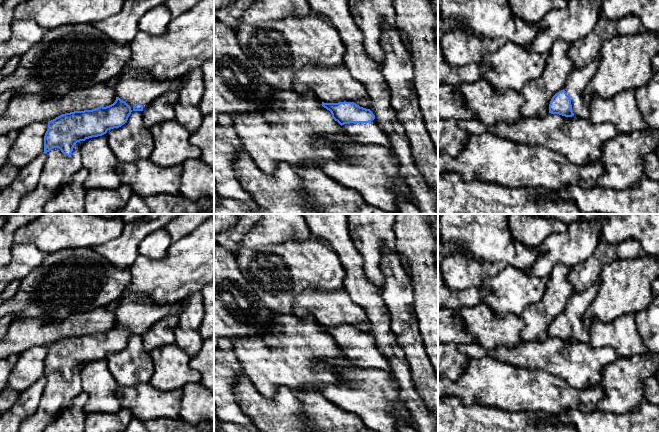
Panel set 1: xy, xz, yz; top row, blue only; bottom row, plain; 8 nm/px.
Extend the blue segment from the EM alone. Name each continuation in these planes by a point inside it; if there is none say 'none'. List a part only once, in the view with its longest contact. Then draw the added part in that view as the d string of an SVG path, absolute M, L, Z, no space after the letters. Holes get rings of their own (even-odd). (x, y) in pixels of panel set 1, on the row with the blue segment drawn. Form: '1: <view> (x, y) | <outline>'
1: xy (135, 86) | M129 69L124 73L114 87L117 97L125 101L133 111L133 107L137 103L143 105L143 110L145 110L155 99L159 98L161 95L169 91L178 91L181 87L182 77L178 77L173 81L157 81L150 73L144 72L142 70Z

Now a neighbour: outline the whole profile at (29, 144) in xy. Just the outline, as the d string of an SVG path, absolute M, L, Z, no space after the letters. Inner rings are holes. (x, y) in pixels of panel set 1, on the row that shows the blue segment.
M36 122L19 131L8 154L7 162L21 169L44 152L48 122Z

